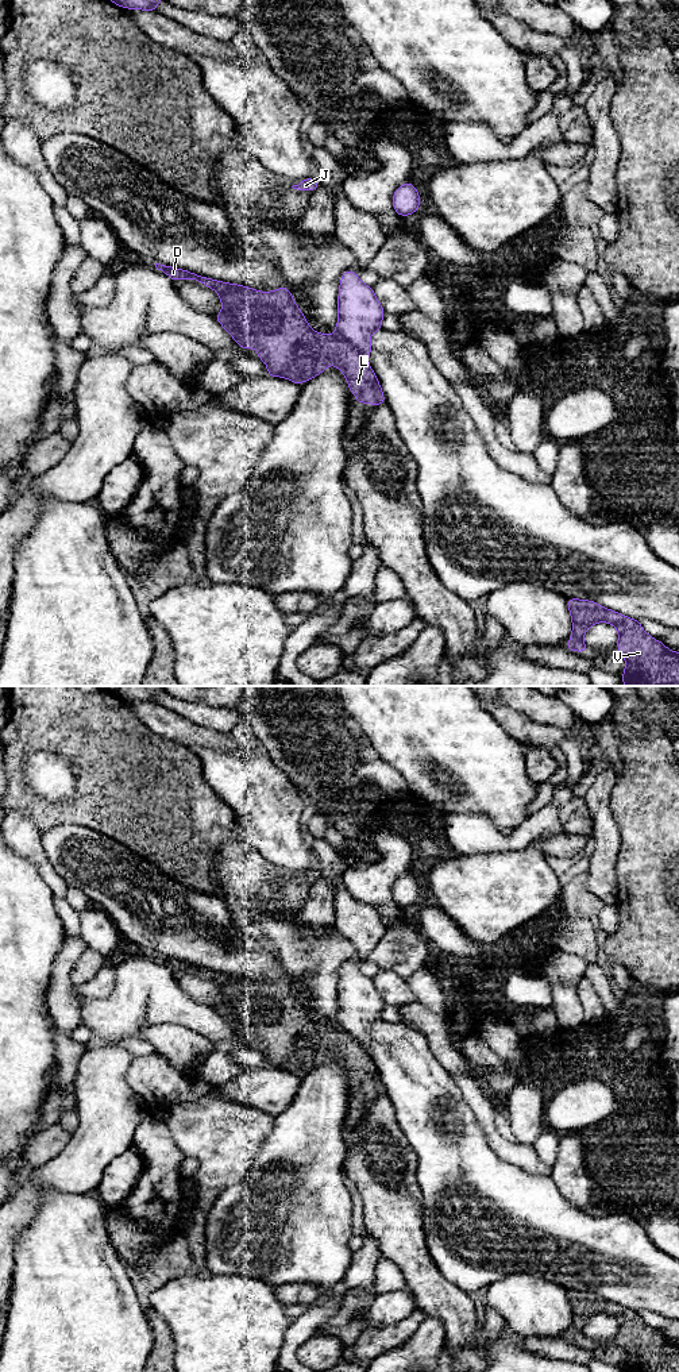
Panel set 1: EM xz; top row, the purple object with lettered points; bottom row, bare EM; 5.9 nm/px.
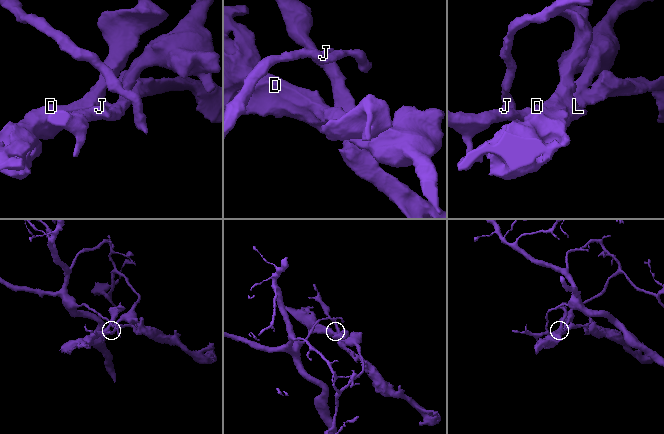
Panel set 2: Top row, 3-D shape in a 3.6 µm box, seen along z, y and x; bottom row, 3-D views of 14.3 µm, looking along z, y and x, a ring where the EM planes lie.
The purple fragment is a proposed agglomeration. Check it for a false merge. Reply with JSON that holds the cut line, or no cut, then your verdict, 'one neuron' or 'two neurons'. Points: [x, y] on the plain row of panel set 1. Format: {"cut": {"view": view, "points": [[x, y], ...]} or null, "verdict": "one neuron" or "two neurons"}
{"cut": {"view": "xz", "points": [[334, 1026], [344, 1031], [366, 1052]]}, "verdict": "two neurons"}

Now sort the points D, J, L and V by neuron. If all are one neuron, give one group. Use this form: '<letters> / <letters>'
D L V / J

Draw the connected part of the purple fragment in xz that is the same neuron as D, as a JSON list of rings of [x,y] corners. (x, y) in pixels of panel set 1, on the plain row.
[[[155,955],[155,959],[167,966],[171,972],[194,971],[217,983],[223,1001],[215,1010],[238,1037],[246,1041],[256,1040],[258,1049],[267,1057],[267,1067],[288,1070],[301,1076],[304,1072],[308,1074],[323,1064],[329,1056],[335,1056],[343,1064],[350,1083],[356,1087],[358,1094],[371,1094],[374,1098],[386,1095],[379,1072],[369,1053],[344,1030],[312,1021],[286,978],[273,983],[259,983],[161,955]]]

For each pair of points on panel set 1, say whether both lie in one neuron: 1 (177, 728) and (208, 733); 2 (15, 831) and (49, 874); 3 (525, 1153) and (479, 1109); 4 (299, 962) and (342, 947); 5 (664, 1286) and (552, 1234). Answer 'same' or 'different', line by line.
1: same
2: same
3: same
4: same
5: same

